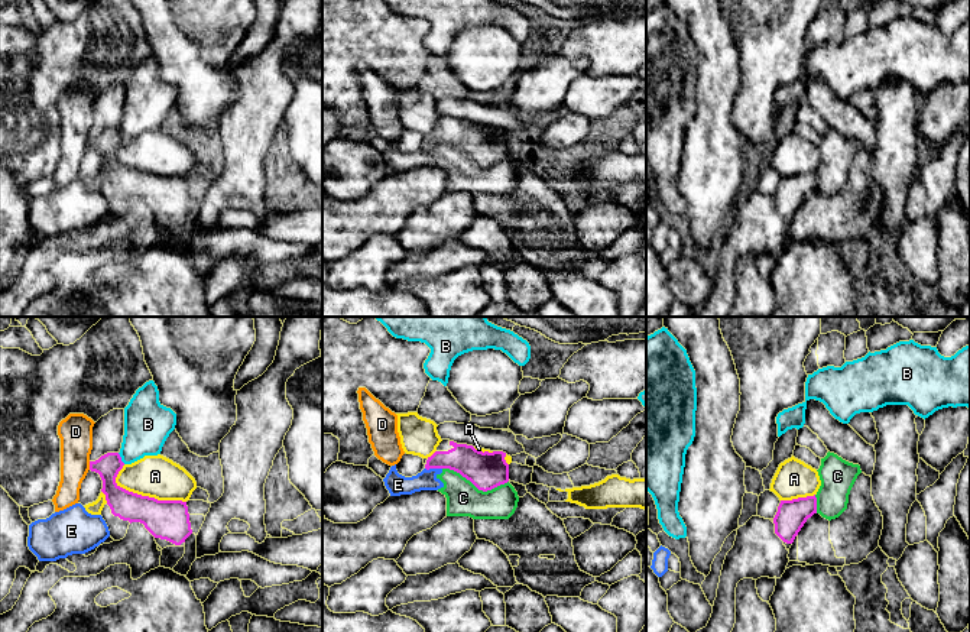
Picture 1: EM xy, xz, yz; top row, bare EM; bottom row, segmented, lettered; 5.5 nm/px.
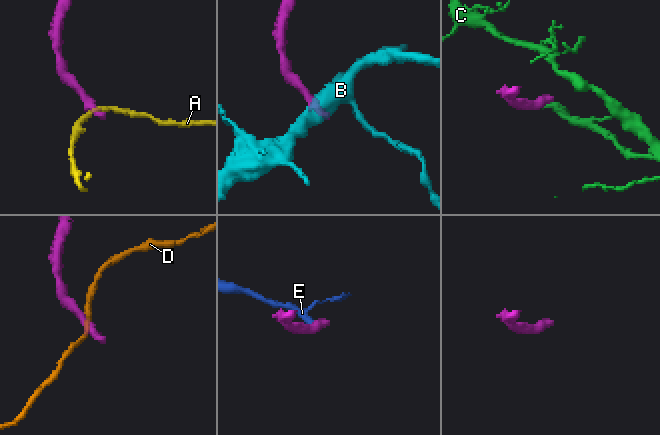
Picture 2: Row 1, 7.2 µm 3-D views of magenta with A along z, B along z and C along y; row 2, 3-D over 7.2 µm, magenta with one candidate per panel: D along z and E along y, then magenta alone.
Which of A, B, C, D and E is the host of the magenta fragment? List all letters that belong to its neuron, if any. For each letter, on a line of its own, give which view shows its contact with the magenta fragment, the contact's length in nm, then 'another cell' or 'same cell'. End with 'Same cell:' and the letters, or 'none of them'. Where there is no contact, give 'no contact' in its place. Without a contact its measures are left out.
A: contact in xy; length 420 nm; another cell
B: contact in xy; length 80 nm; another cell
C: contact in xz; length 380 nm; another cell
D: contact in xy; length 50 nm; another cell
E: contact in xz; length 100 nm; another cell
Same cell: none of them

